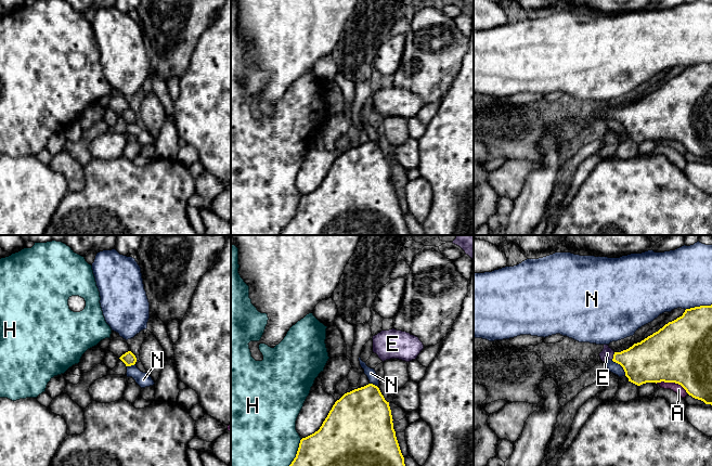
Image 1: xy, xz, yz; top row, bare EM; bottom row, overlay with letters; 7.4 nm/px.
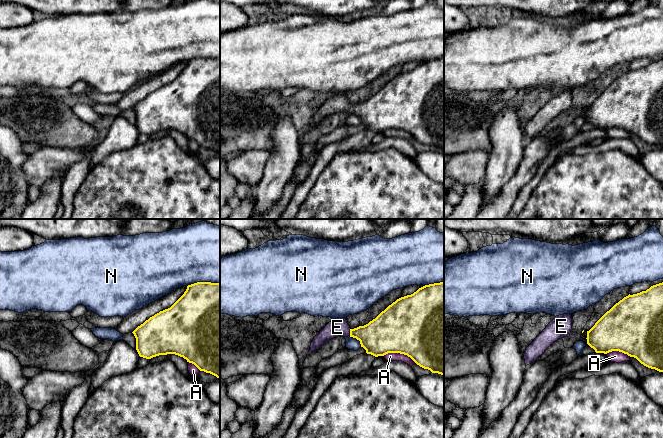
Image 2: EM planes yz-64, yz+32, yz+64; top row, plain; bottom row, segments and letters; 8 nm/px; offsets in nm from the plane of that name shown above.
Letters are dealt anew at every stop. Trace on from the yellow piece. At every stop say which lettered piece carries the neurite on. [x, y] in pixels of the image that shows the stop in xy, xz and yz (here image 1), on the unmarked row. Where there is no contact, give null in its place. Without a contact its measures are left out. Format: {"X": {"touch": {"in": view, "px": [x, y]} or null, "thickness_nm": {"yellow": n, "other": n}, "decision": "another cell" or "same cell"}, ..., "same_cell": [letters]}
{"A": {"touch": {"in": "yz", "px": [672, 139]}, "thickness_nm": {"yellow": 460, "other": 70}, "decision": "another cell"}, "E": {"touch": {"in": "yz", "px": [613, 113]}, "thickness_nm": {"yellow": 300, "other": 90}, "decision": "same cell"}, "H": {"touch": {"in": "xz", "px": [294, 216]}, "thickness_nm": {"yellow": 500, "other": 500}, "decision": "another cell"}, "N": {"touch": {"in": "yz", "px": [698, 64]}, "thickness_nm": {"yellow": 340, "other": 440}, "decision": "another cell"}, "same_cell": ["E"]}

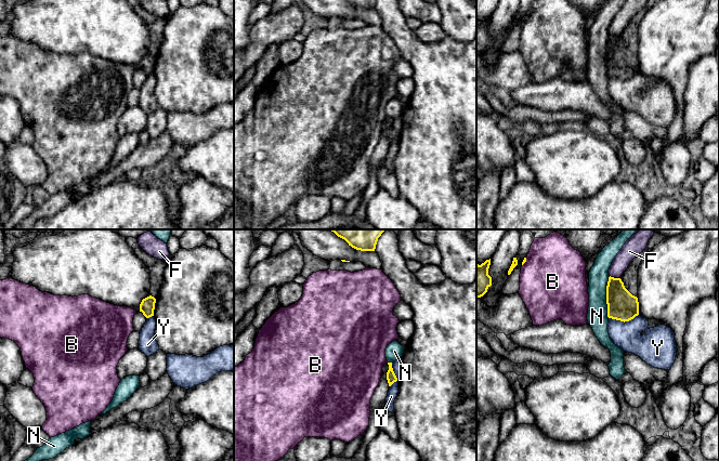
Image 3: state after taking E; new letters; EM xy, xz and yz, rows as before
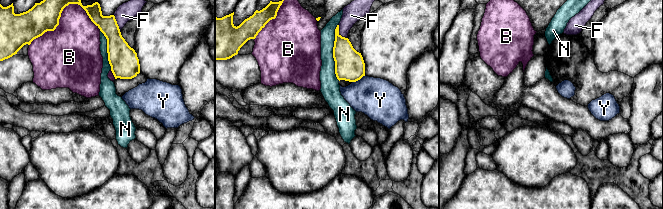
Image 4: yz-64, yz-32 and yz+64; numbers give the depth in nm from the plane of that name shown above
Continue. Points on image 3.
{"B": {"touch": {"in": "yz", "px": [525, 18]}, "thickness_nm": {"yellow": 20, "other": 500}, "decision": "another cell"}, "F": {"touch": {"in": "yz", "px": [615, 36]}, "thickness_nm": {"yellow": 220, "other": 120}, "decision": "another cell"}, "N": {"touch": {"in": "yz", "px": [606, 54]}, "thickness_nm": {"yellow": 220, "other": 150}, "decision": "another cell"}, "Y": {"touch": {"in": "yz", "px": [623, 78]}, "thickness_nm": {"yellow": 220, "other": 200}, "decision": "another cell"}, "same_cell": []}

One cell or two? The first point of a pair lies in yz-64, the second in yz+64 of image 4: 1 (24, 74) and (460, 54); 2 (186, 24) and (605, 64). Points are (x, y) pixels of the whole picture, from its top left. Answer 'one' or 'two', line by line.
1: two
2: one

